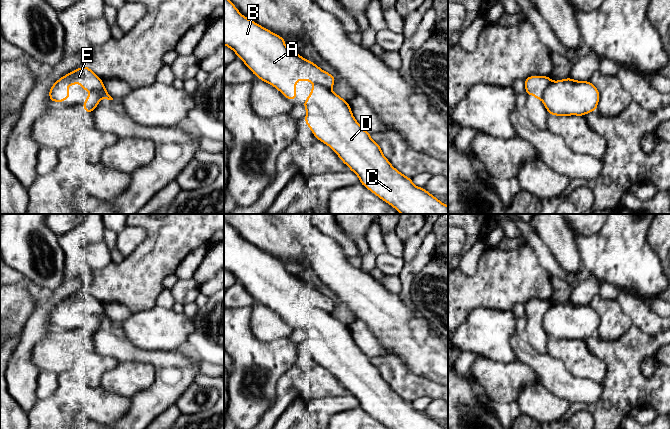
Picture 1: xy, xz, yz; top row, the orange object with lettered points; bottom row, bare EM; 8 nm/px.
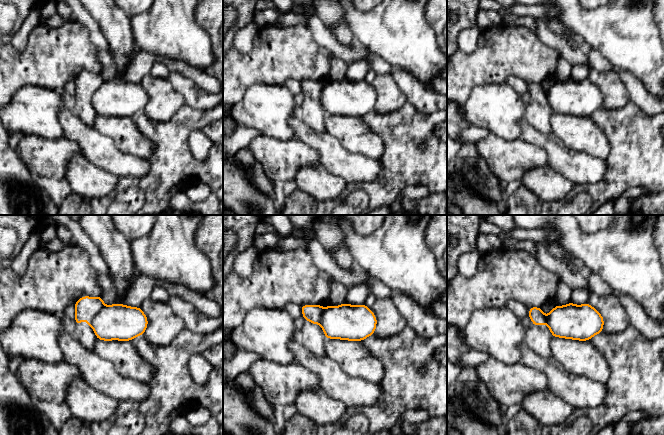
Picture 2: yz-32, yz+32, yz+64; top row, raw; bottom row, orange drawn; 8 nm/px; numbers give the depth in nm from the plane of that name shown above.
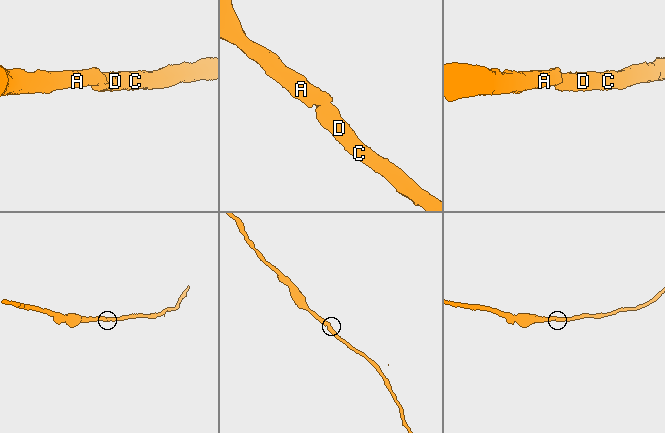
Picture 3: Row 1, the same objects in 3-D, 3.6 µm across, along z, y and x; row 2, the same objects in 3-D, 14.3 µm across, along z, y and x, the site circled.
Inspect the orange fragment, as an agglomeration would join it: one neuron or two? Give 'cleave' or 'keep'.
keep

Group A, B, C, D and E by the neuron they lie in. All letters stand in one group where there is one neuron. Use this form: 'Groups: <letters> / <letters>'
Groups: A B C D E

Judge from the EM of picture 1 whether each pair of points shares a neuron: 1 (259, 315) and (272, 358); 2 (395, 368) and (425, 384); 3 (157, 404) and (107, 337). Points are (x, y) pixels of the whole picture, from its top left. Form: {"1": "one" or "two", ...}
{"1": "two", "2": "one", "3": "one"}

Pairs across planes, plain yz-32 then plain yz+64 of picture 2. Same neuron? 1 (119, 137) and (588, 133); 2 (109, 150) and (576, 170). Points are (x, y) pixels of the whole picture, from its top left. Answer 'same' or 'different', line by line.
1: same
2: same

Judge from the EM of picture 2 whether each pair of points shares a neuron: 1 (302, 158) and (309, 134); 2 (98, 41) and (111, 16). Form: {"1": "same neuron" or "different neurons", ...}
{"1": "different neurons", "2": "different neurons"}

